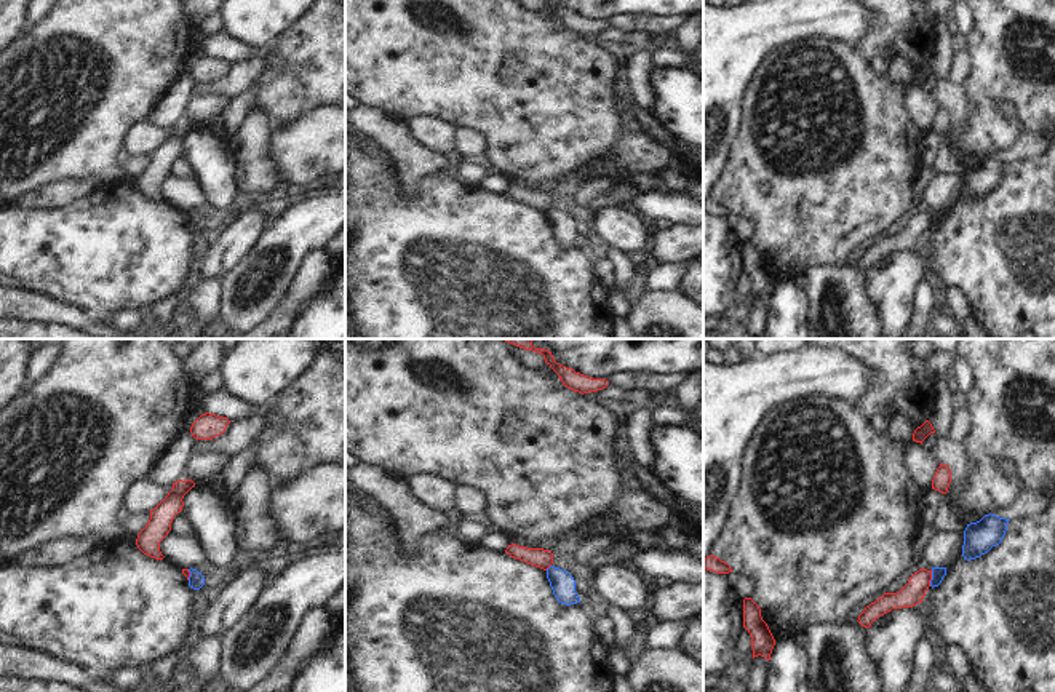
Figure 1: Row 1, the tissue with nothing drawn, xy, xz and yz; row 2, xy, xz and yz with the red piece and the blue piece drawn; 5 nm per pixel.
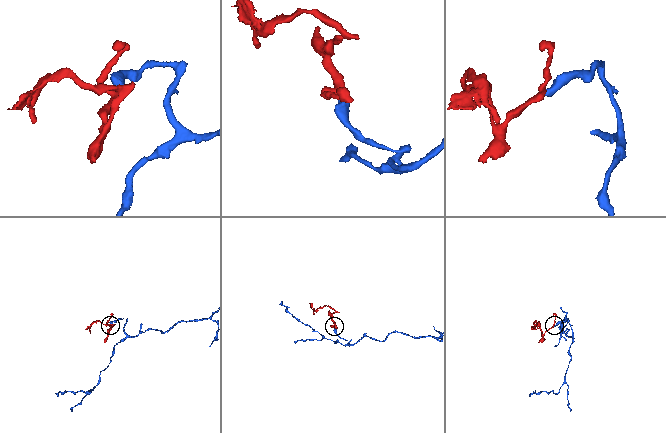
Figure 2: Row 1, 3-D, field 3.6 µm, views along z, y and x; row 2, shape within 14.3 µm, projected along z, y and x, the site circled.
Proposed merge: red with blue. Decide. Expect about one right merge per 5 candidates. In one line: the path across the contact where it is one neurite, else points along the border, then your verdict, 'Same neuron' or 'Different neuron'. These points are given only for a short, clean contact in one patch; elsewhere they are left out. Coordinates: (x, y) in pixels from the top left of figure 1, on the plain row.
Boundary: yz (932, 213), (929, 227). Different neuron

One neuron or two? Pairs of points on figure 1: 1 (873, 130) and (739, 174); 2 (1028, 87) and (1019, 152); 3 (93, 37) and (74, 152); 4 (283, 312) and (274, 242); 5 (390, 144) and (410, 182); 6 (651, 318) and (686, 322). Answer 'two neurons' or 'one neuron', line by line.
1: one neuron
2: two neurons
3: one neuron
4: two neurons
5: one neuron
6: one neuron

